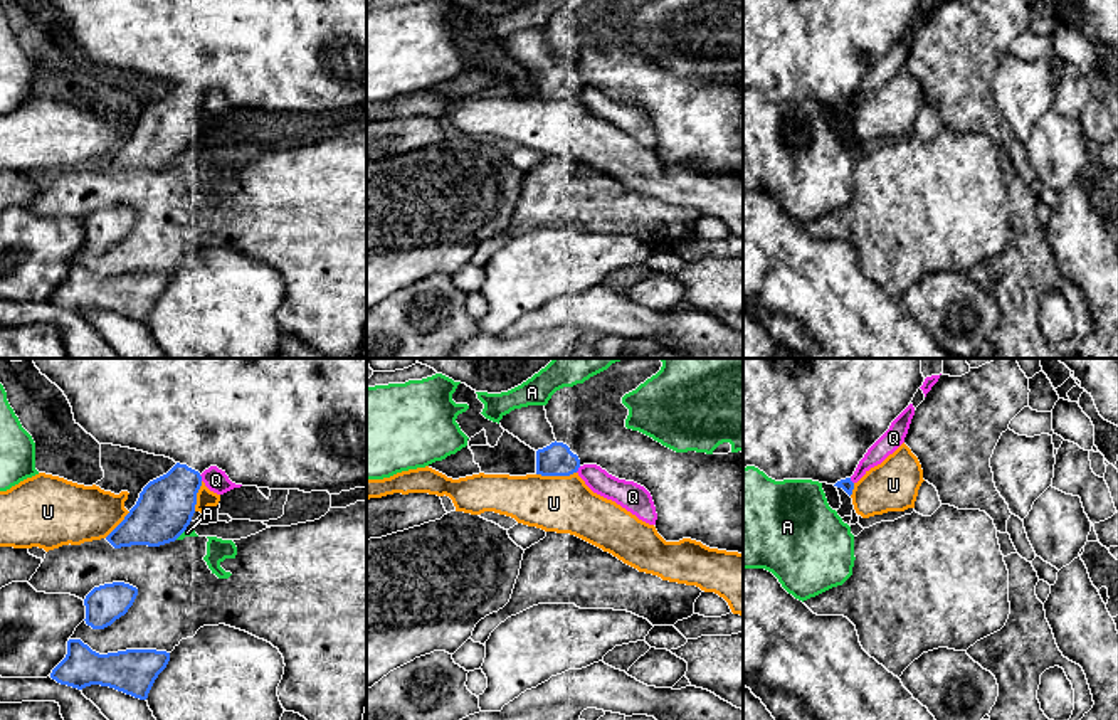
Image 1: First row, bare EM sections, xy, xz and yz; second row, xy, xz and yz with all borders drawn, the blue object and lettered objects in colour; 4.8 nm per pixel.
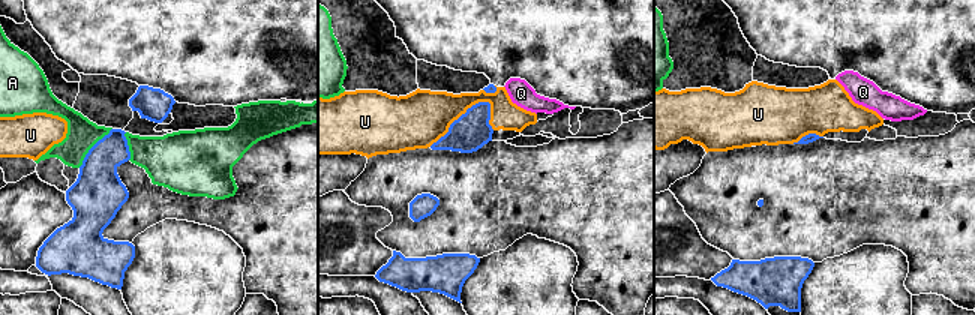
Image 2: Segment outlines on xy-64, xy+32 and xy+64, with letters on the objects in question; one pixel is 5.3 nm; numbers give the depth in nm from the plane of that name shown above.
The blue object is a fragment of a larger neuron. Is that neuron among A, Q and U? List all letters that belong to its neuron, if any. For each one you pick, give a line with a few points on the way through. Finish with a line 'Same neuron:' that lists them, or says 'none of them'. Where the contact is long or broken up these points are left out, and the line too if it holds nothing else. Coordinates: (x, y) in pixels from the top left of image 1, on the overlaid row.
Same neuron: none of them

